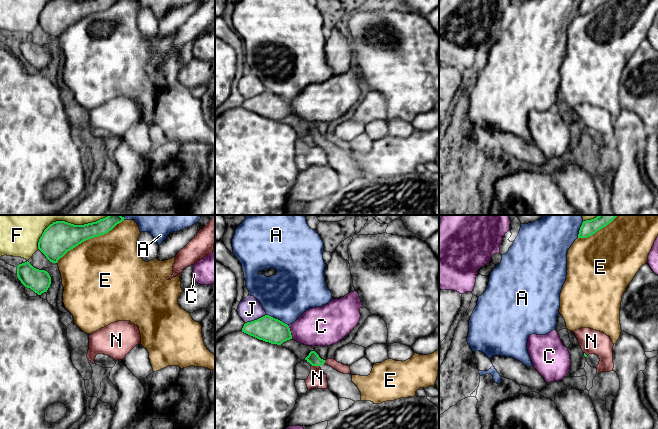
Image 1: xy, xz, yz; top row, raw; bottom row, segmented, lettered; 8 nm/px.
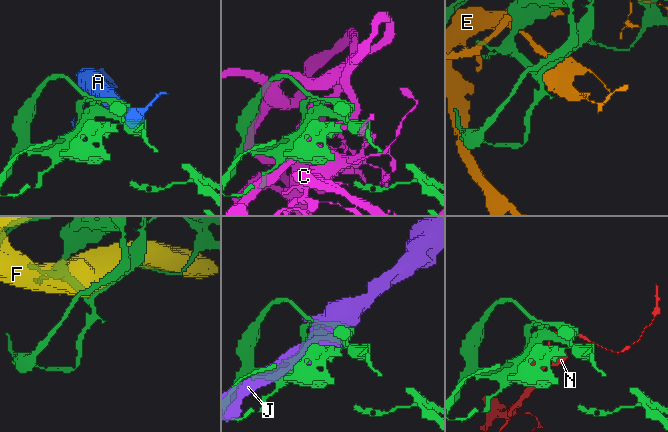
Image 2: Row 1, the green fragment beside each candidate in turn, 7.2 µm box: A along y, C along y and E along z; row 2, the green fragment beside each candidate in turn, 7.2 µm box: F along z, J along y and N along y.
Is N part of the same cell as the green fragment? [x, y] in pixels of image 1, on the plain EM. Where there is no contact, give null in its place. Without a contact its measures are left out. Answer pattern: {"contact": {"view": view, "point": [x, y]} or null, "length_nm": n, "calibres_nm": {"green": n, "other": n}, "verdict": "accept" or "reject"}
{"contact": {"view": "xz", "point": [316, 141]}, "length_nm": 60, "calibres_nm": {"green": 100, "other": 140}, "verdict": "reject"}

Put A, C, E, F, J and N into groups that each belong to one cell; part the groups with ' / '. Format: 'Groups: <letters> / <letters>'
Groups: A / C / E / F / J / N

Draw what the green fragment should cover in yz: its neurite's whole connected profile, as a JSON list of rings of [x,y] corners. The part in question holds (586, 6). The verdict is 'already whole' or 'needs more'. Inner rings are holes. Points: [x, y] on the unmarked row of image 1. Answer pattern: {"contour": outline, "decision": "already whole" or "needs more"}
{"contour": [[[582,0],[579,6],[578,14],[587,14],[607,1],[608,0]]], "decision": "already whole"}

